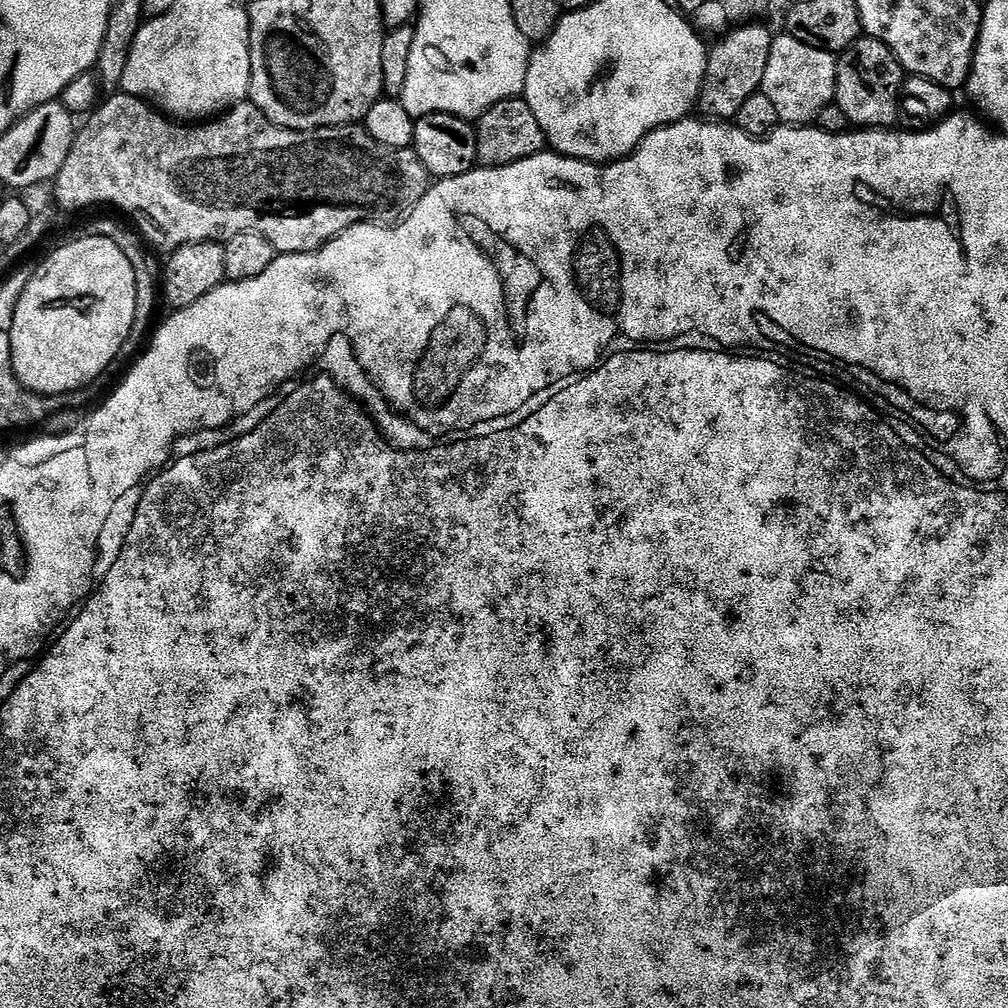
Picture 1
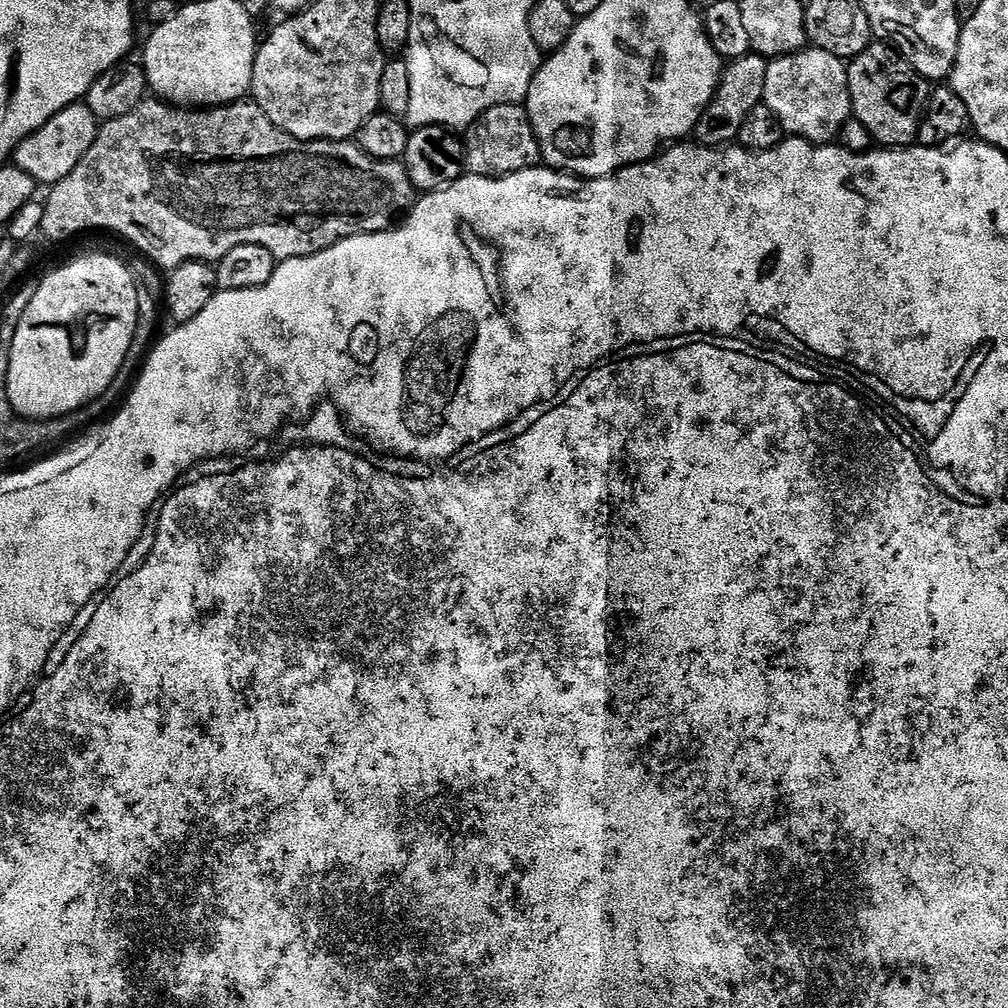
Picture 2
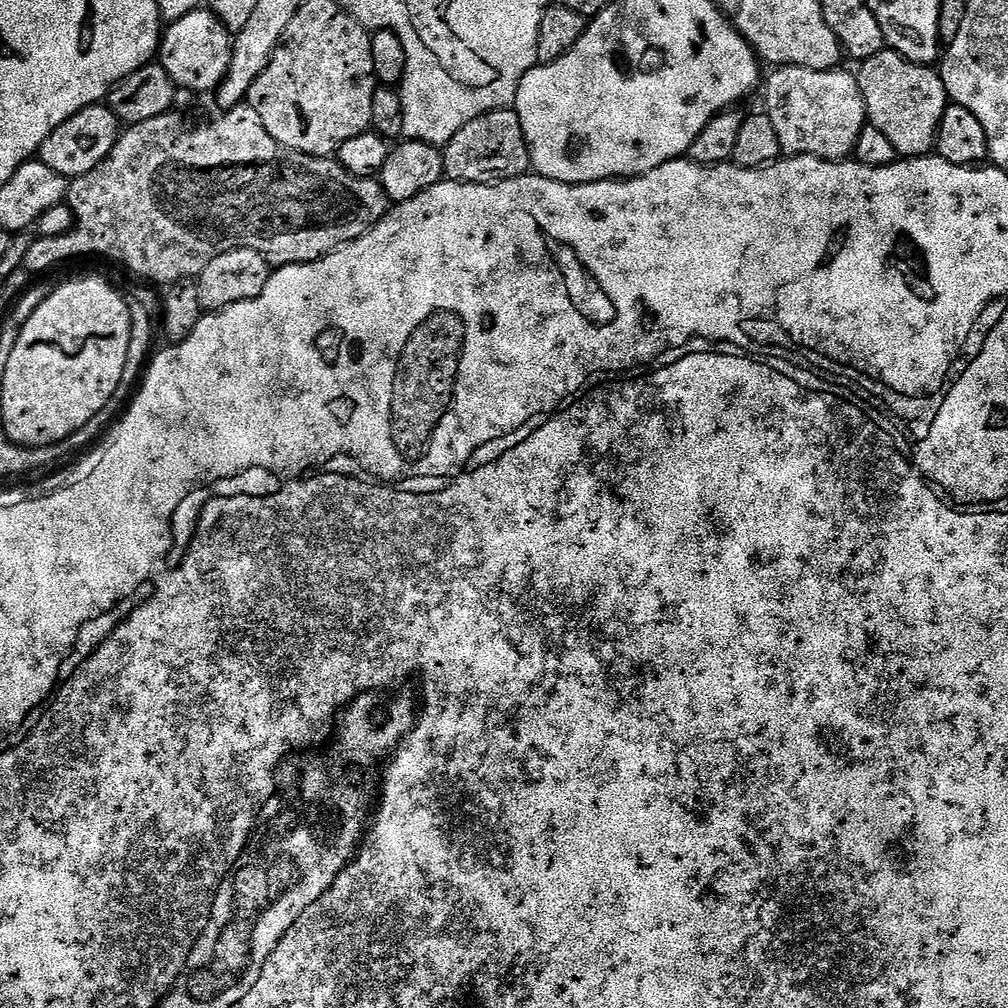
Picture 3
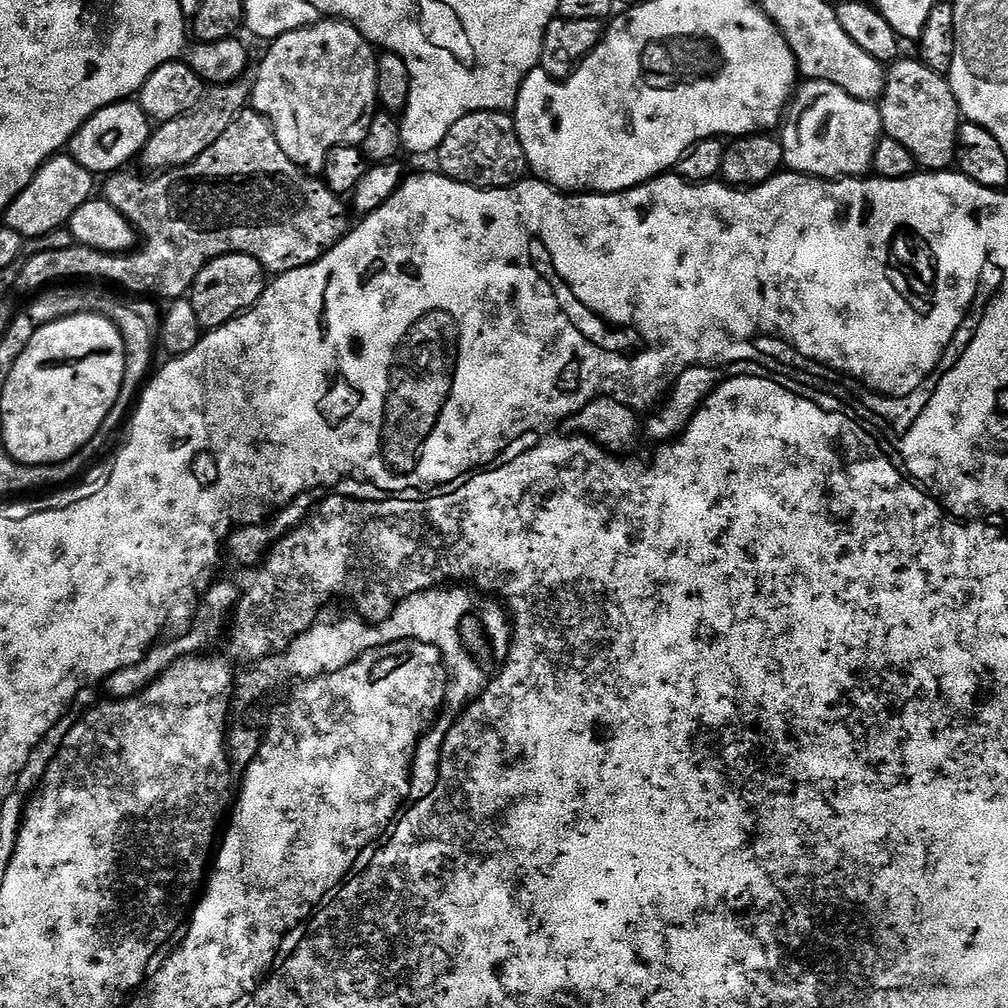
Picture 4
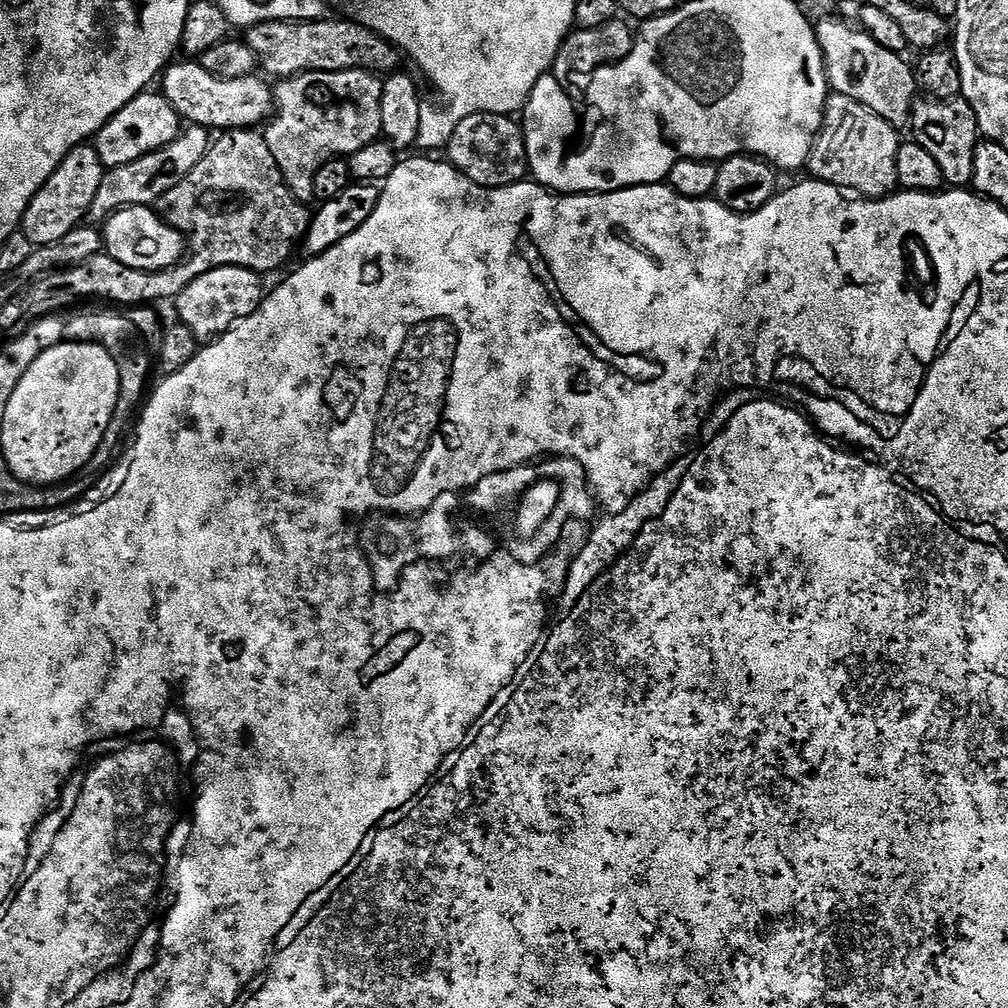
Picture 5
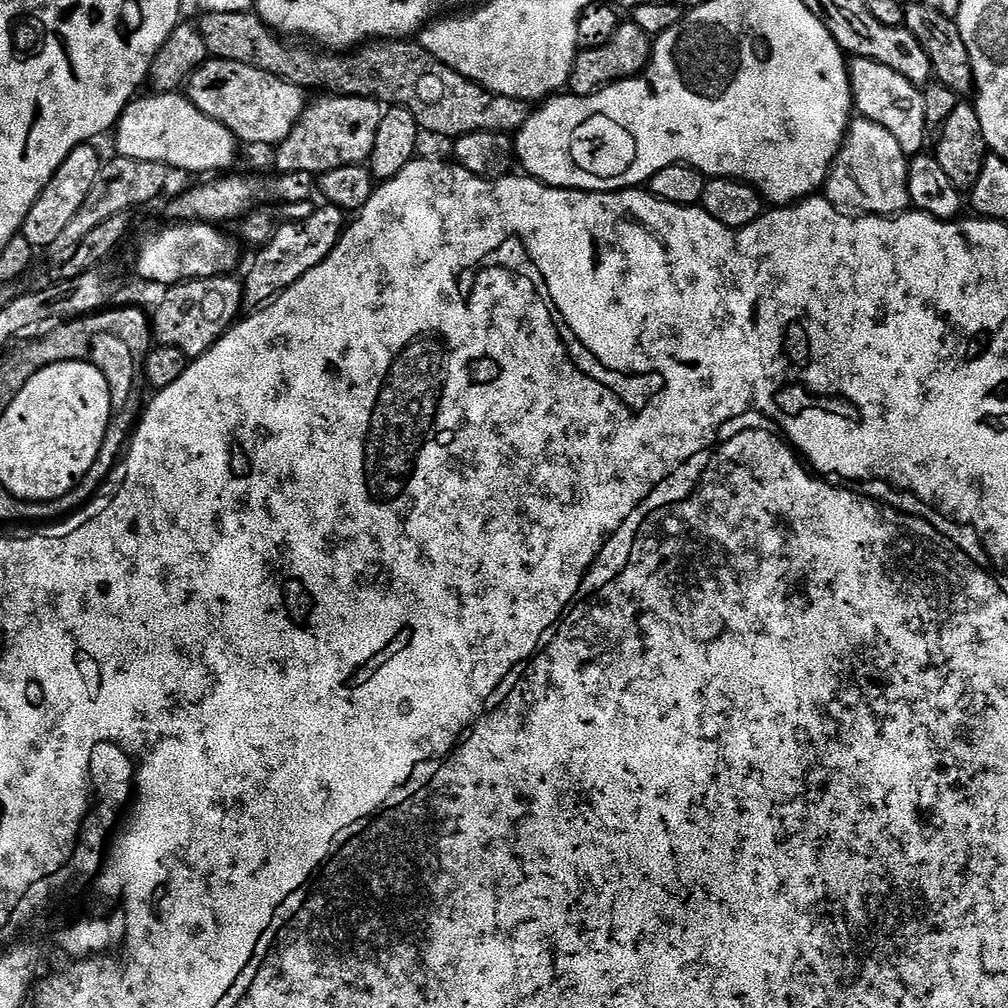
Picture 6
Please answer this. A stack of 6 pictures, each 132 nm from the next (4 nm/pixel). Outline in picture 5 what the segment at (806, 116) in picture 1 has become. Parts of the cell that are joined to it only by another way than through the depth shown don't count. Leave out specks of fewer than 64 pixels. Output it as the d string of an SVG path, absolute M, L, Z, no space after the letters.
M829 95L824 106L824 125L816 136L807 171L815 179L833 184L835 188L853 188L860 198L890 196L898 188L898 150L901 133L890 122L878 118L866 106L854 102L854 98Z

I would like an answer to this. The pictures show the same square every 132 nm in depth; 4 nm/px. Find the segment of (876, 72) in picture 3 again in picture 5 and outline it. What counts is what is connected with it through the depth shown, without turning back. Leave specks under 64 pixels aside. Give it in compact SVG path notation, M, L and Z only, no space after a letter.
M920 98L912 105L910 117L911 139L926 150L942 166L945 185L964 190L971 185L974 174L974 154L982 139L982 133L970 102L963 98L935 100Z

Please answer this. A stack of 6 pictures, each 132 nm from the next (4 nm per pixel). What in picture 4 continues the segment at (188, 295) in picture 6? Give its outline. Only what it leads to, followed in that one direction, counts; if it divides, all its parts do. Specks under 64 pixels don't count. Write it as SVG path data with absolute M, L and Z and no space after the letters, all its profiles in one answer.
M219 256L217 260L211 260L198 274L196 281L192 283L190 299L198 314L198 322L201 329L211 330L221 328L223 324L228 324L241 316L243 312L248 311L256 305L262 298L266 287L266 273L264 267L260 265L252 256Z

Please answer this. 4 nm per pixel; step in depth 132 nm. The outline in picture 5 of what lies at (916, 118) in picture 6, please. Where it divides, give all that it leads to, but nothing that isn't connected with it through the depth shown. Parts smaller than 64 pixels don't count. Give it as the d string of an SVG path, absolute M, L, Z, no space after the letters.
M824 18L820 20L821 24L815 25L831 91L837 96L854 98L854 102L866 106L871 112L878 114L878 118L890 122L893 128L907 129L912 105L918 99L913 65L907 64L901 53L886 50L886 46L878 46L878 42L874 42L874 38L870 38L870 34L859 27L851 28L850 25L834 19Z

